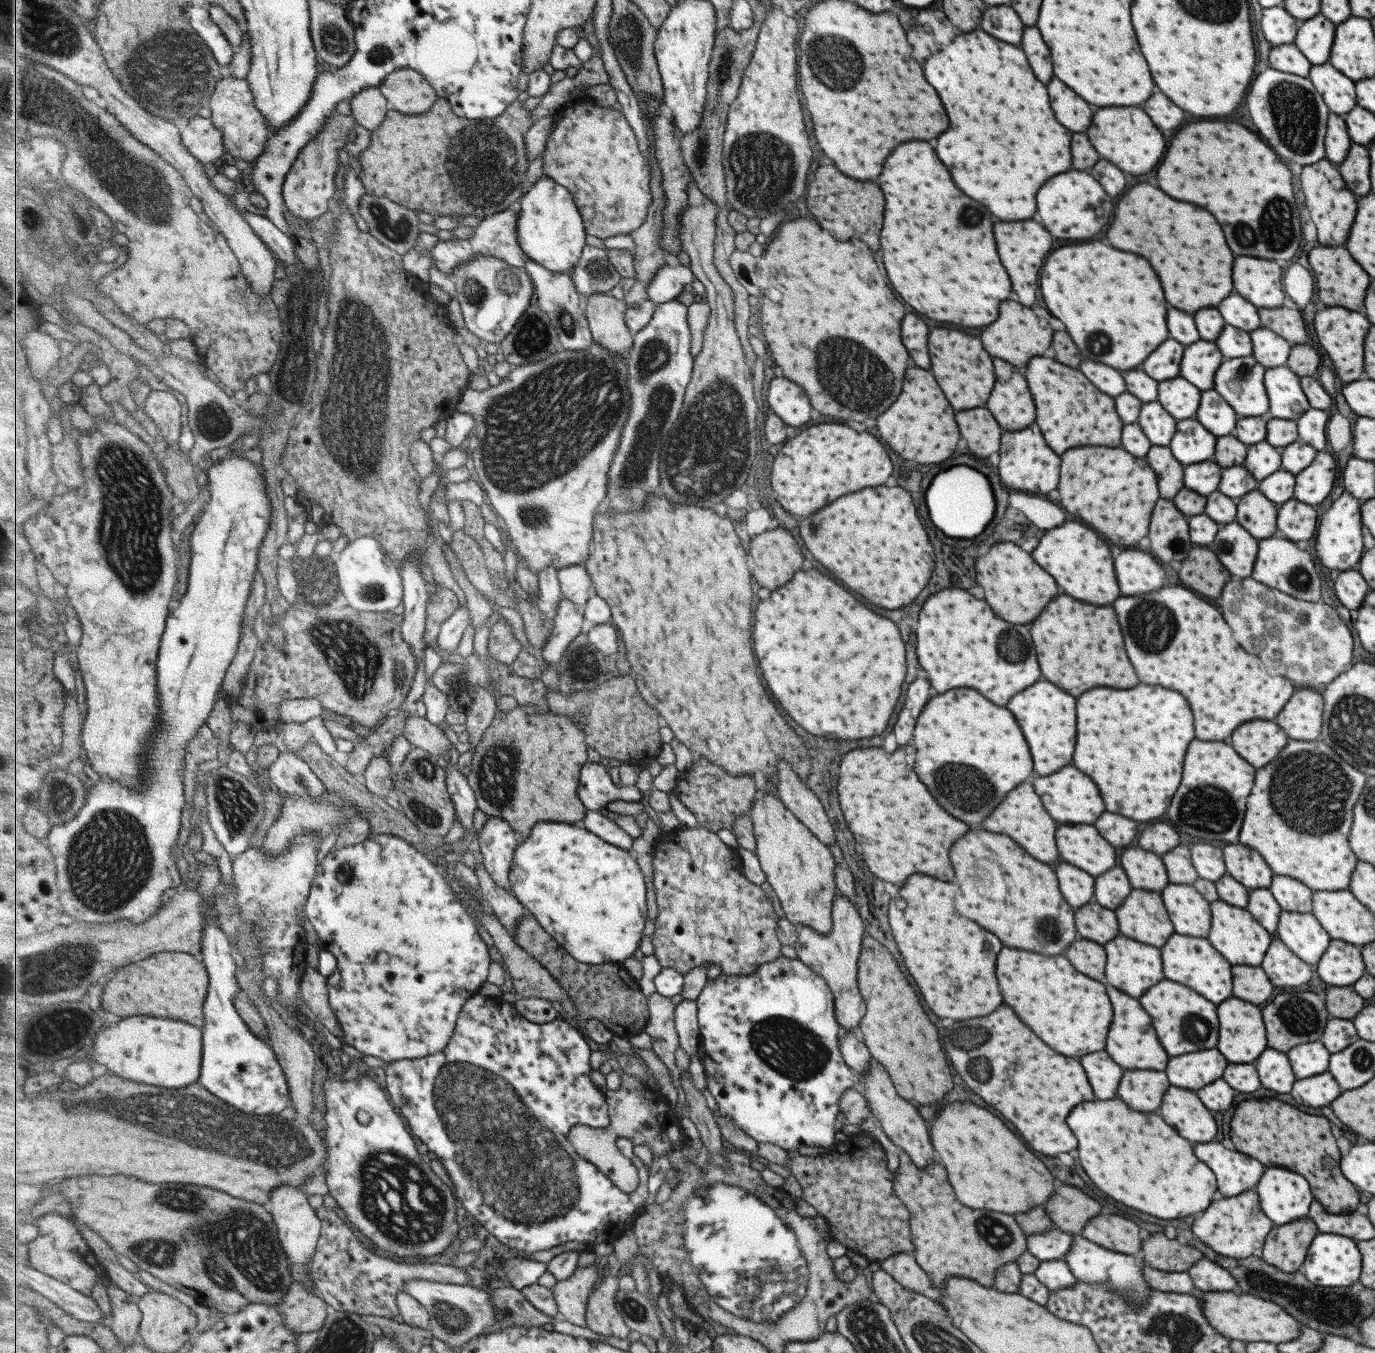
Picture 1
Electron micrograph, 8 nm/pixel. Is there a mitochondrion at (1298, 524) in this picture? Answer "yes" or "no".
no

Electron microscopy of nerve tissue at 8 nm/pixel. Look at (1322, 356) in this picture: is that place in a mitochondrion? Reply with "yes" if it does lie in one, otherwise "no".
no

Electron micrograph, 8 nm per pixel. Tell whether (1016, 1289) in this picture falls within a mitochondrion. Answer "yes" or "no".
no

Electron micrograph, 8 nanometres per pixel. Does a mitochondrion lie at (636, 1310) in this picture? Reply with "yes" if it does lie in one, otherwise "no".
yes

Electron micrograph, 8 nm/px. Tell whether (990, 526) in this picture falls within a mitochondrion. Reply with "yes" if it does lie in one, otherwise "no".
no

